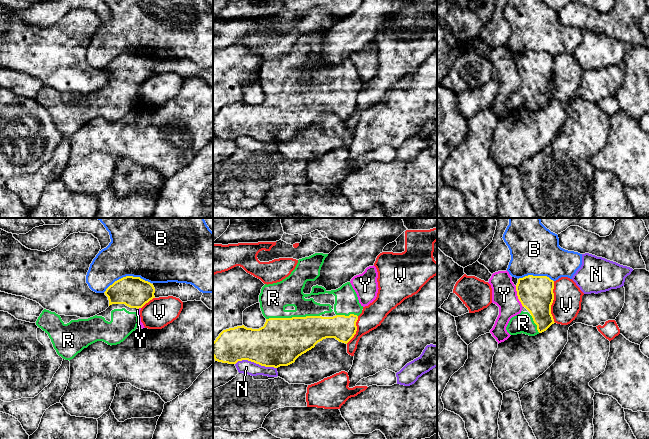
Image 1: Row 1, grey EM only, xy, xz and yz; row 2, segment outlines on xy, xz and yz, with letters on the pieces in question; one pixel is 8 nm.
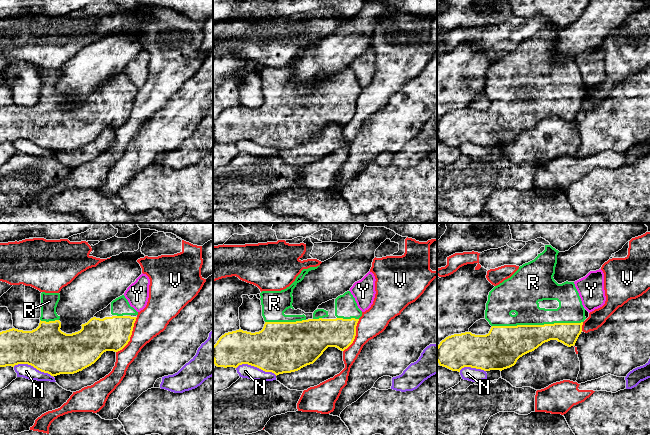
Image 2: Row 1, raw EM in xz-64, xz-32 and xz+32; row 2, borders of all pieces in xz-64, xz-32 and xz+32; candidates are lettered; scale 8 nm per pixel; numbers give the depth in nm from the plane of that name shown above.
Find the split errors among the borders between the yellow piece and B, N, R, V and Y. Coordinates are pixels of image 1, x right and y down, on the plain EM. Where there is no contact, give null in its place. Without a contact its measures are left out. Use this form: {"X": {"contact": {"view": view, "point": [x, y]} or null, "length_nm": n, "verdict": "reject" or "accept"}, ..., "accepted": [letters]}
{"B": {"contact": {"view": "xy", "point": [126, 52]}, "length_nm": 400, "verdict": "reject"}, "N": {"contact": {"view": "xz", "point": [256, 139]}, "length_nm": 340, "verdict": "reject"}, "R": {"contact": {"view": "xz", "point": [292, 93]}, "length_nm": 440, "verdict": "accept"}, "V": {"contact": {"view": "yz", "point": [552, 78]}, "length_nm": 340, "verdict": "reject"}, "Y": {"contact": {"view": "yz", "point": [517, 71]}, "length_nm": 180, "verdict": "reject"}, "accepted": ["R"]}

